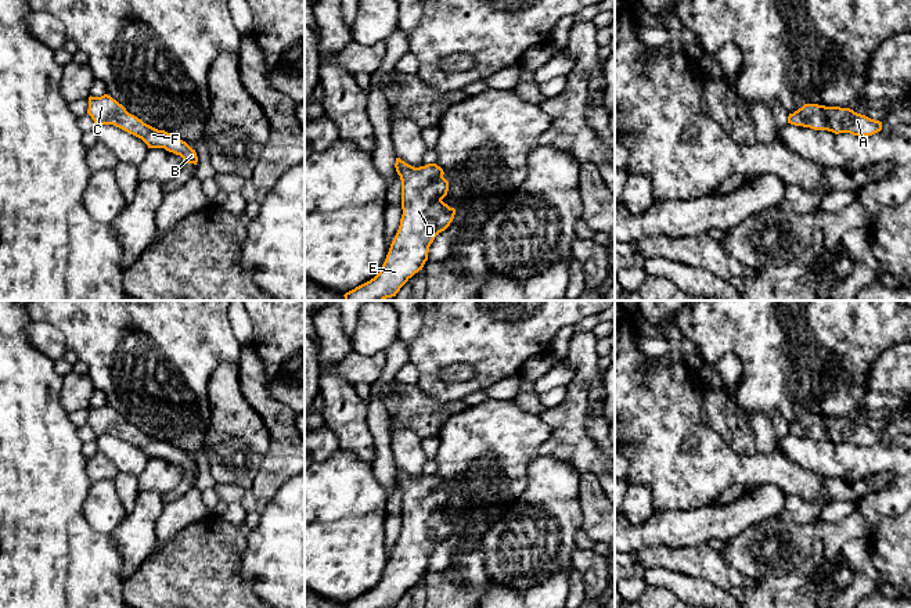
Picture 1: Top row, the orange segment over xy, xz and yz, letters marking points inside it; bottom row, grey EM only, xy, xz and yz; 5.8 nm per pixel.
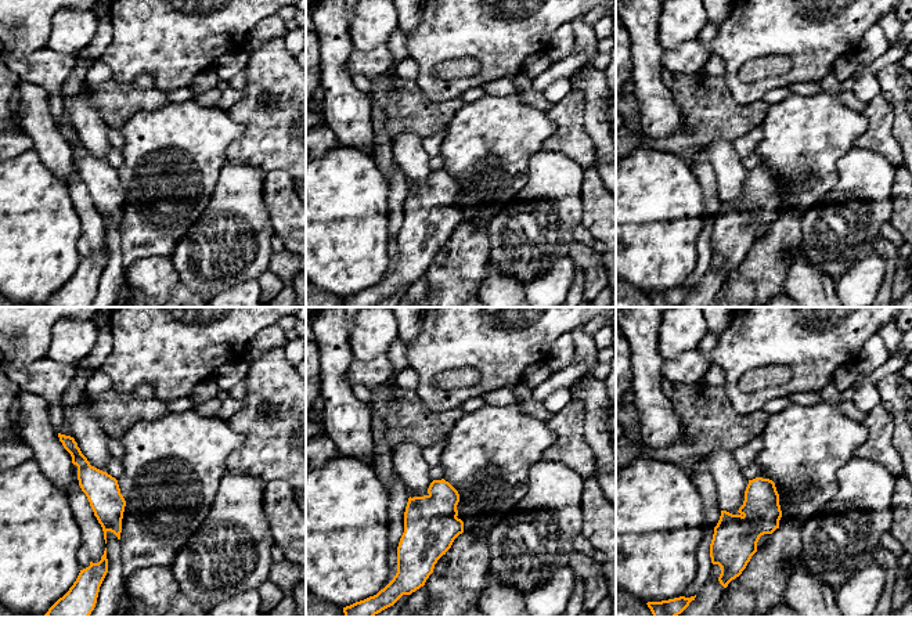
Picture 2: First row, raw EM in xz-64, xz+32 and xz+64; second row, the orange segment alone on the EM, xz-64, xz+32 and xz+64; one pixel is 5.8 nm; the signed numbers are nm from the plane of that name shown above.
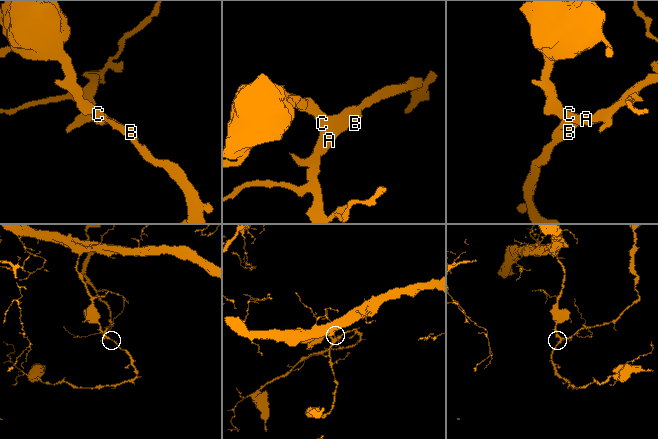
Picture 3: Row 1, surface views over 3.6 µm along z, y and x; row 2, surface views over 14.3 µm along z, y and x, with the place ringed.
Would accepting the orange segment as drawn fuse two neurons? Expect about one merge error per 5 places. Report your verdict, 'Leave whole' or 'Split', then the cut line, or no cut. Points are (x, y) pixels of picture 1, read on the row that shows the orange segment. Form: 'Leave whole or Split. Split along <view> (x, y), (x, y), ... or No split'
Leave whole. No split

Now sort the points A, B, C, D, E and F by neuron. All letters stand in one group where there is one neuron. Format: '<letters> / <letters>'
A B C D E F

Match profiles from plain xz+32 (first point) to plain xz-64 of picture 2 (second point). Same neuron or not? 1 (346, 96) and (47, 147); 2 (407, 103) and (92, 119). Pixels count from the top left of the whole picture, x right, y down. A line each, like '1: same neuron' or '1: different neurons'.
1: same neuron
2: different neurons

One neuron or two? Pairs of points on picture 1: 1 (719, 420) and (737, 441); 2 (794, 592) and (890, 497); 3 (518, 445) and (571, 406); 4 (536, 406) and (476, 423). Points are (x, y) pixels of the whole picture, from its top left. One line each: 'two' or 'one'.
1: one
2: two
3: two
4: two

